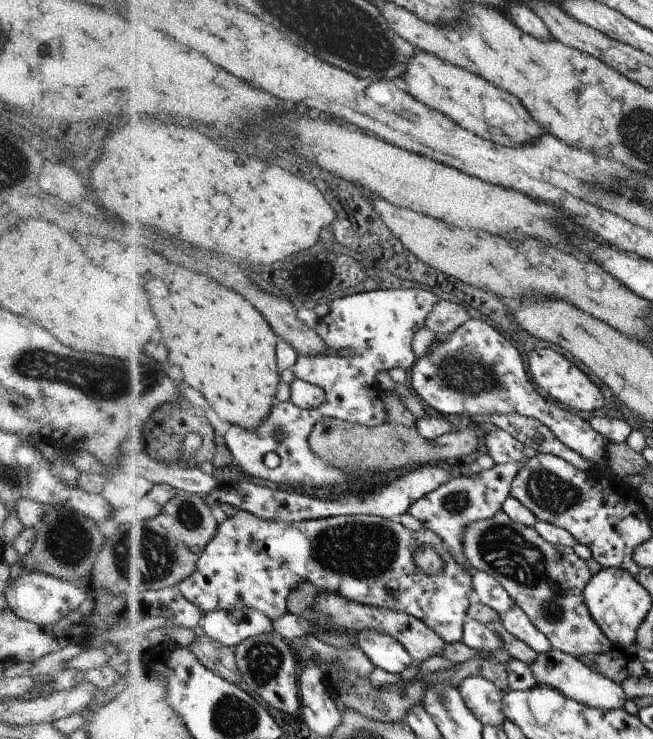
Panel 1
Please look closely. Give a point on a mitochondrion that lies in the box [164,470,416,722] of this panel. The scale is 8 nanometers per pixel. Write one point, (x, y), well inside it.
(364, 552)

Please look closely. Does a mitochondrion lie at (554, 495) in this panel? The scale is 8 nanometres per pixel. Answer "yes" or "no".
yes

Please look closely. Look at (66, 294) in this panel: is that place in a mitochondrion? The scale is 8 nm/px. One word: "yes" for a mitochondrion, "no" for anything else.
no

